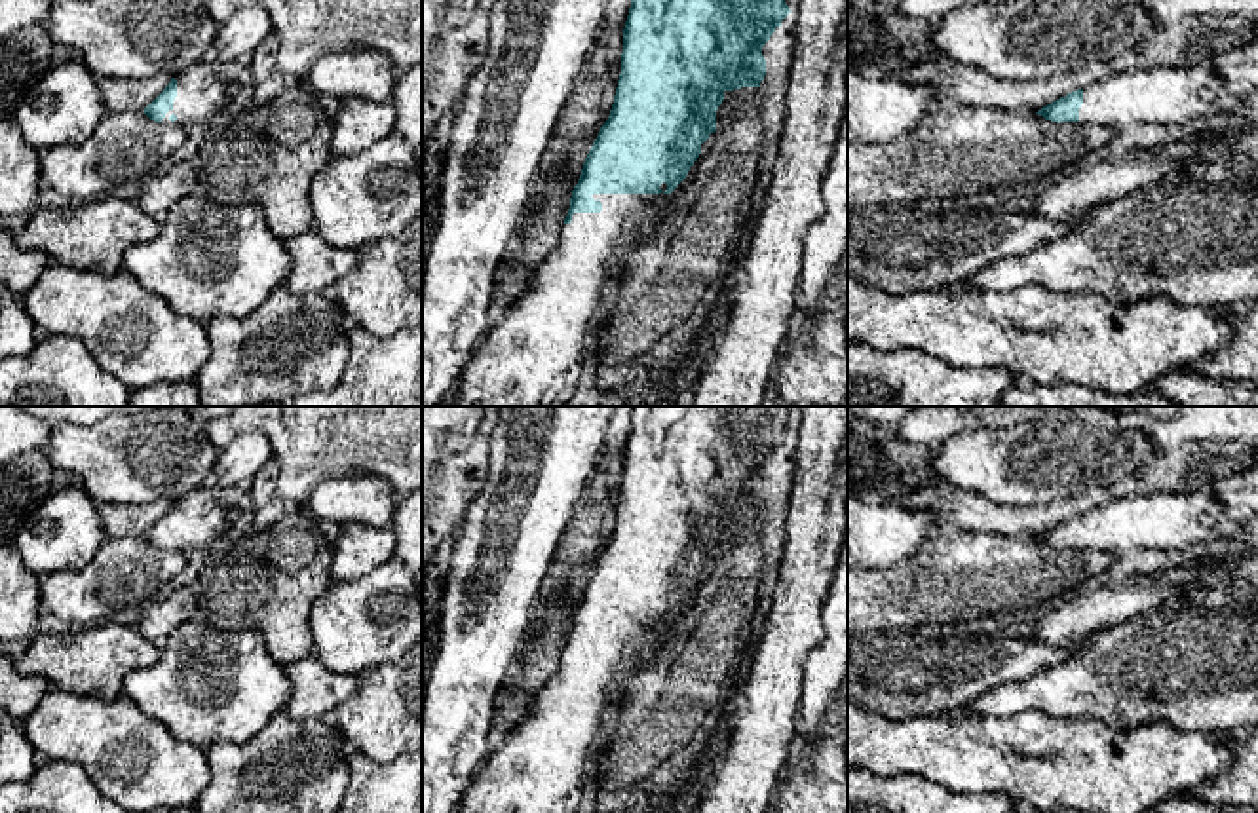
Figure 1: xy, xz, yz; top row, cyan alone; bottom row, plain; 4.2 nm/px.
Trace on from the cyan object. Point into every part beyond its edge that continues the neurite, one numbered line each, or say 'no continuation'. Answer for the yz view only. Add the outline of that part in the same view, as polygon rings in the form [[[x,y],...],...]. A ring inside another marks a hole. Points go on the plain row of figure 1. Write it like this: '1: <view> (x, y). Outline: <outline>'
1: yz (1167, 521). Outline: [[[1210,492],[1127,494],[1083,511],[1079,549],[1112,555],[1134,549],[1190,551],[1243,538],[1233,513]]]

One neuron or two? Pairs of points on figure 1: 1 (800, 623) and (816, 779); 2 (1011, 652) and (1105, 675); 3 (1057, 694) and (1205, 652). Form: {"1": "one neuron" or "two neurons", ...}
{"1": "two neurons", "2": "two neurons", "3": "one neuron"}

